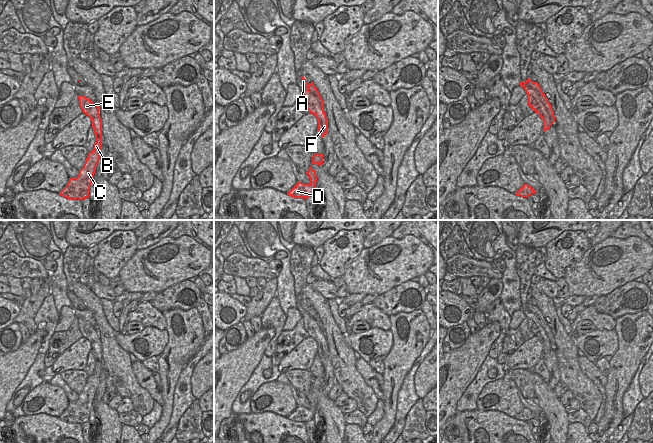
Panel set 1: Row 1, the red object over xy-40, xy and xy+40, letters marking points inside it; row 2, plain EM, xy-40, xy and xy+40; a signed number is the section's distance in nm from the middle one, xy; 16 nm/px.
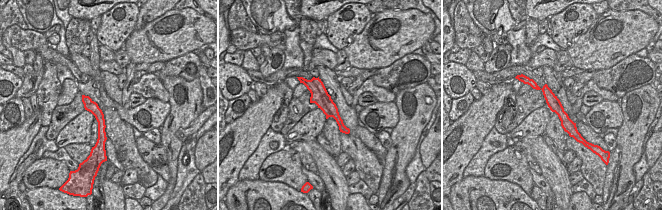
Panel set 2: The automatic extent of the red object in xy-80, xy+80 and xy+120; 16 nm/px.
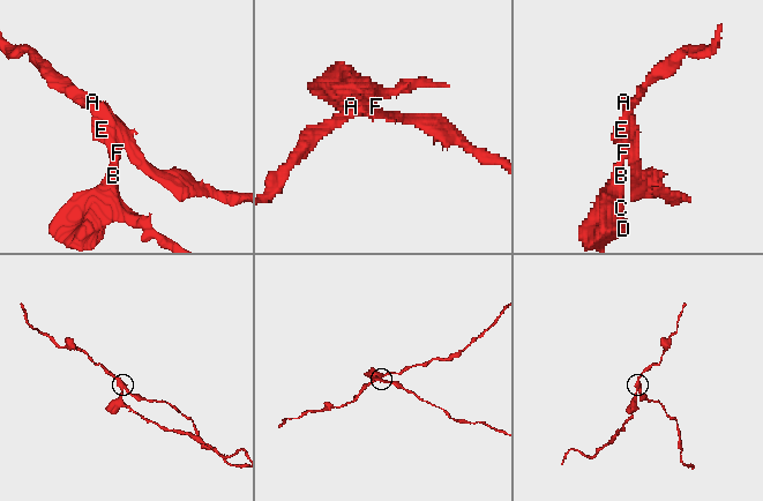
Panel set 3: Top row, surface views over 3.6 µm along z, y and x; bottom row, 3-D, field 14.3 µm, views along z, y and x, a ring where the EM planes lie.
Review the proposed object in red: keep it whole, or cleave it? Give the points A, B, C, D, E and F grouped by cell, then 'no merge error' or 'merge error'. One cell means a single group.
groups A / B C D E F; merge error

